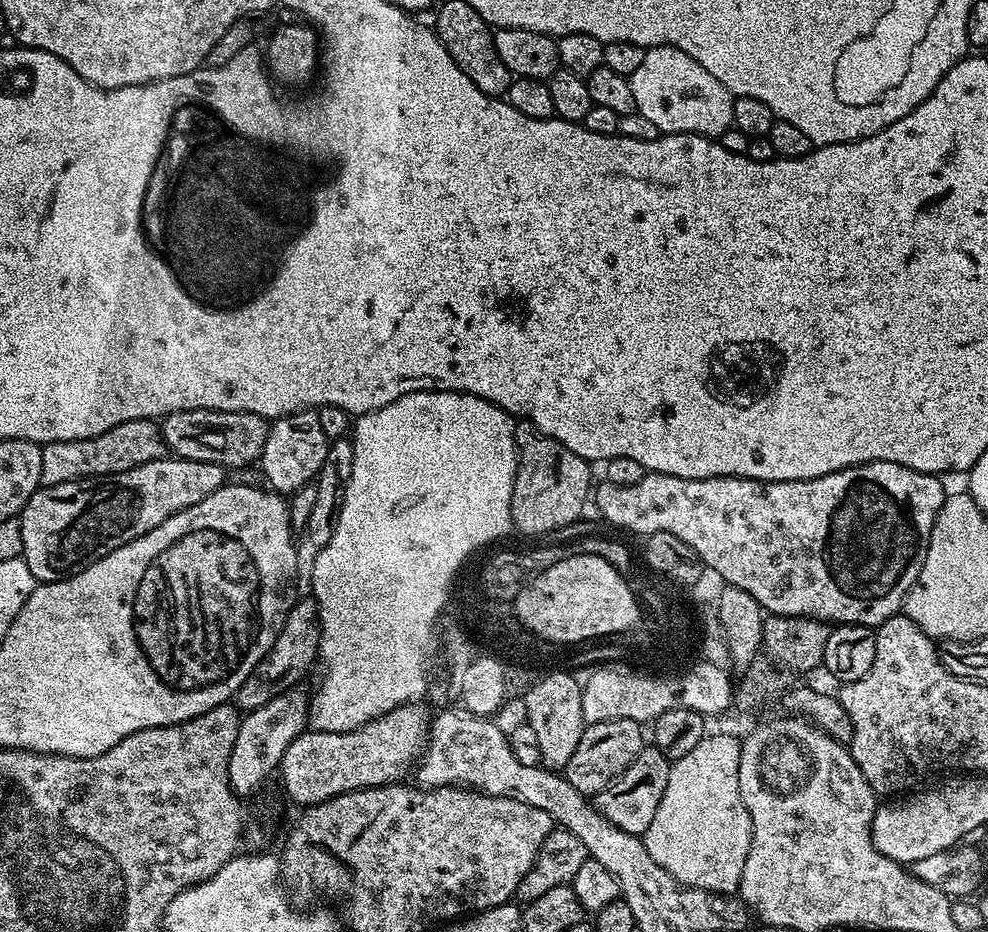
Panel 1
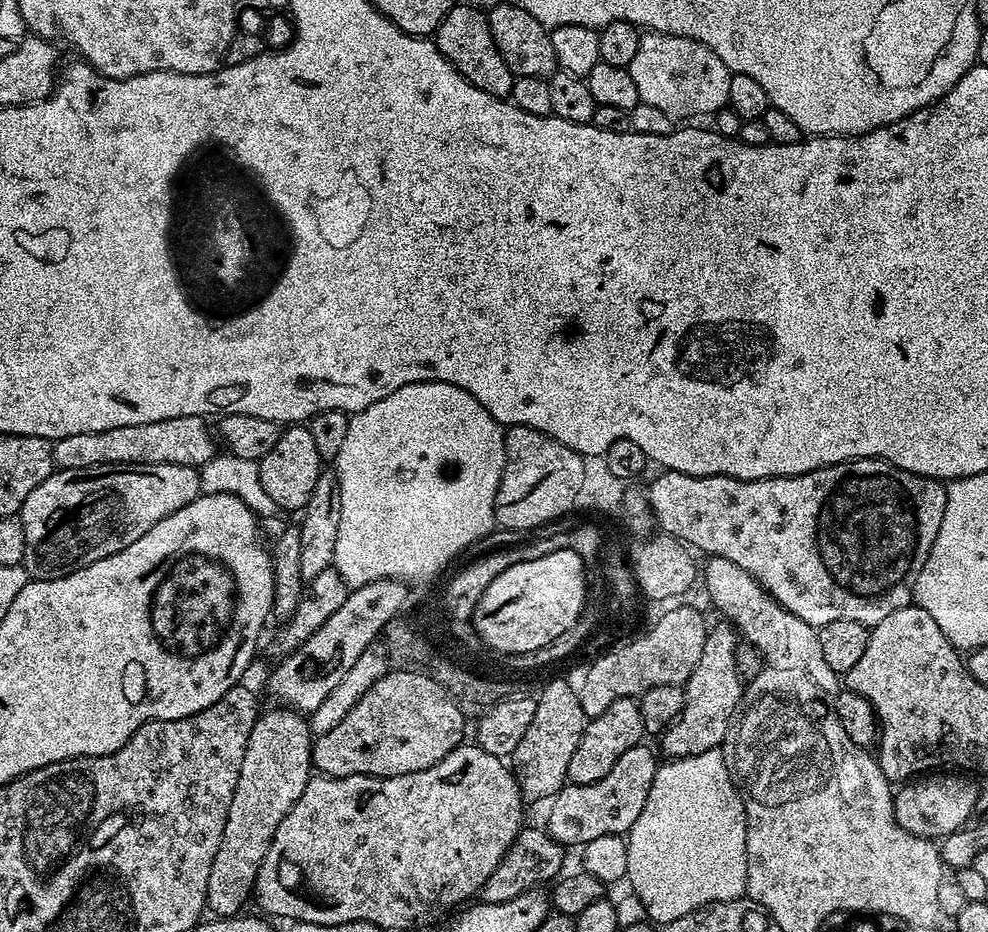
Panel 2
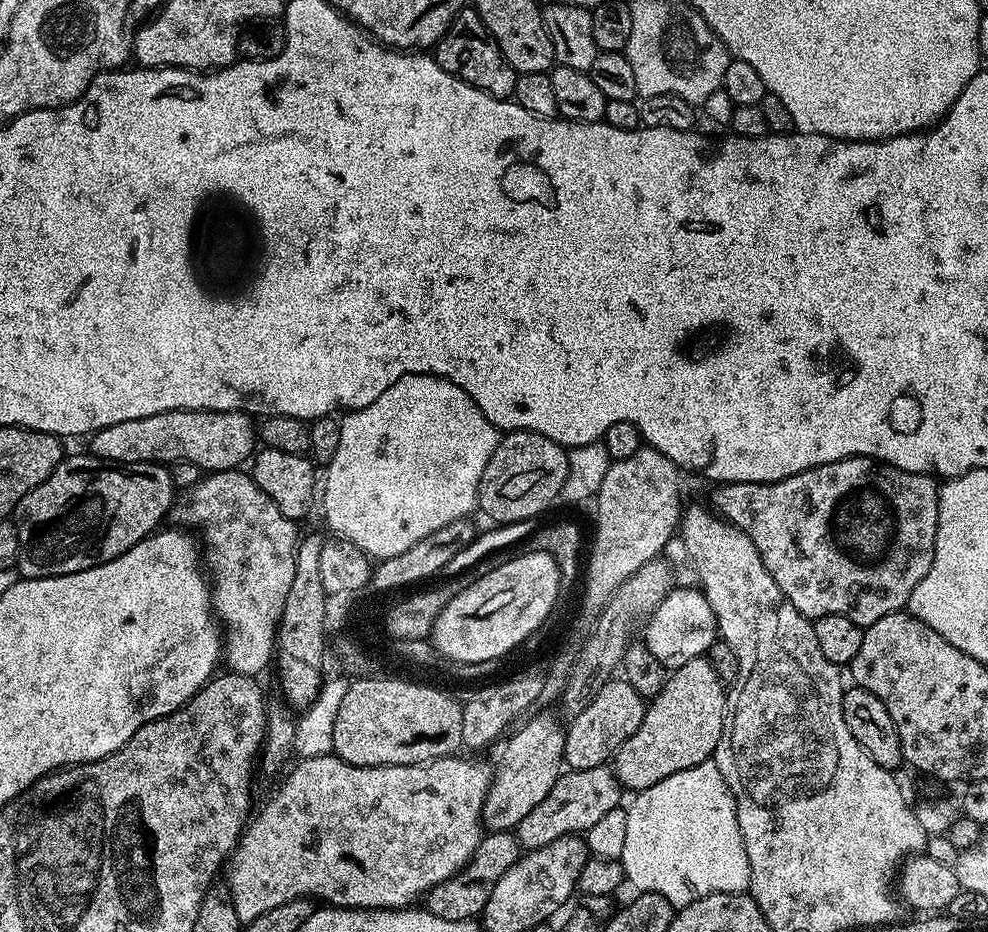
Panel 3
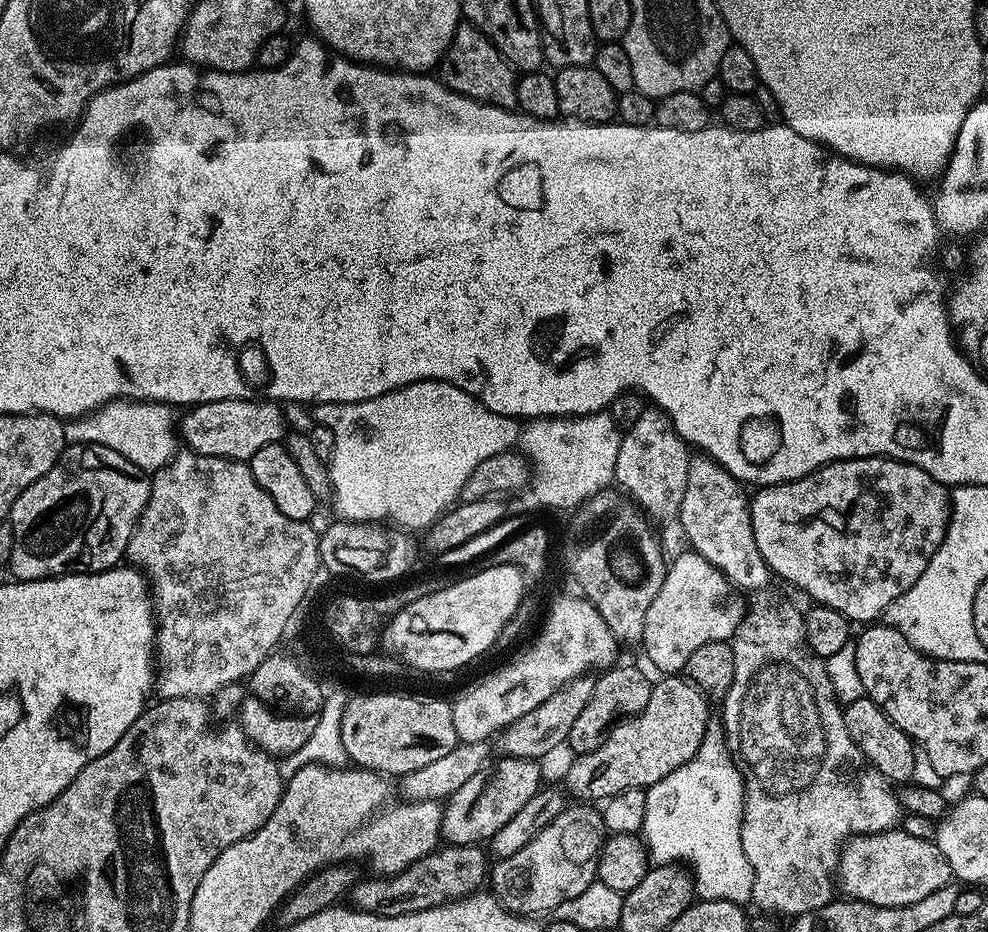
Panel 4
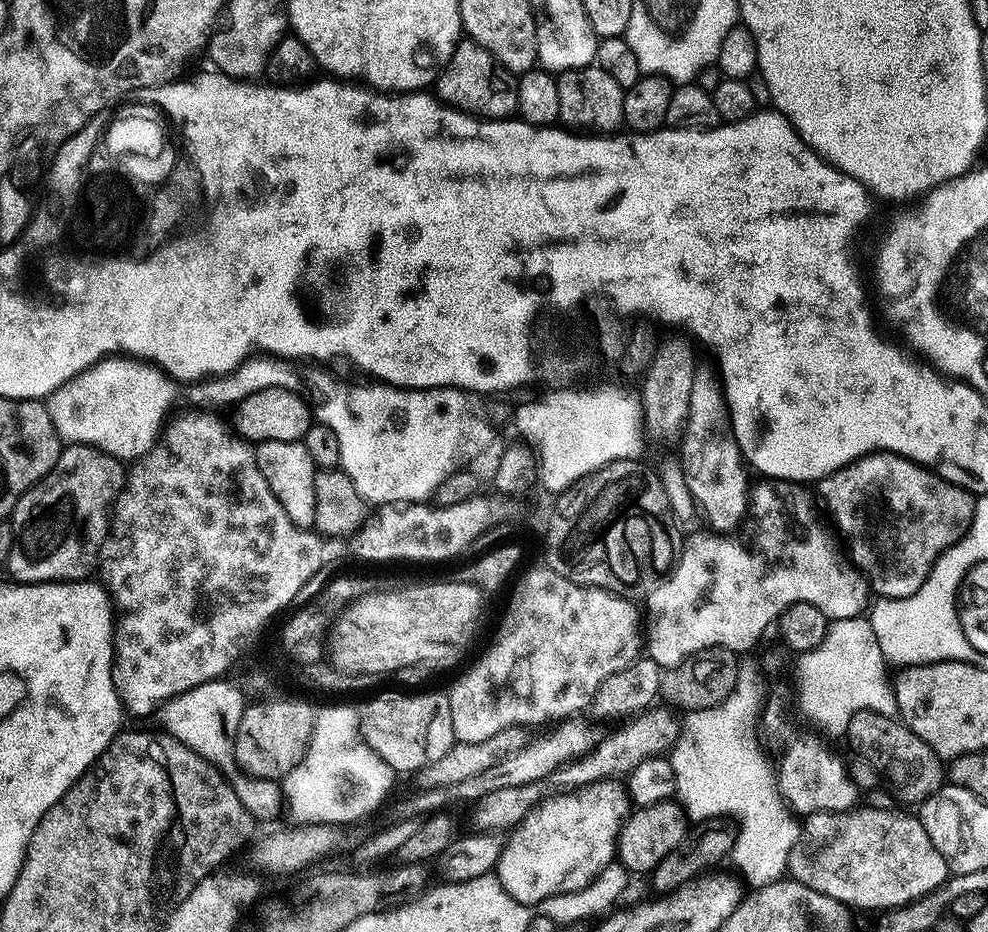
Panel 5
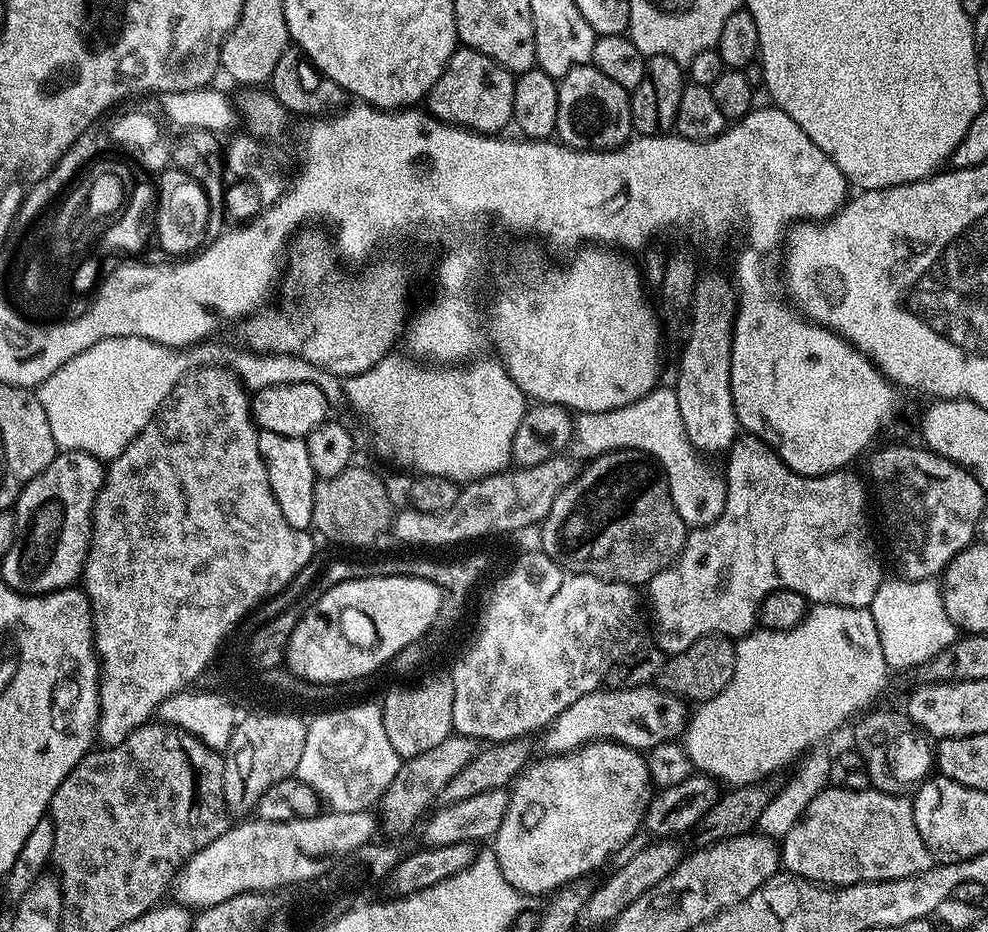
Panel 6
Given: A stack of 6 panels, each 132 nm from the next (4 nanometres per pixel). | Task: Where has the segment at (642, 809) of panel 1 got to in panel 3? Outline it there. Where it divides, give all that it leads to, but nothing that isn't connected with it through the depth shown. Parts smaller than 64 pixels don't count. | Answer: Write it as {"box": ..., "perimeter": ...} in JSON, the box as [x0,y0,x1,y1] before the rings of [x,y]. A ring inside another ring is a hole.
{"box":[514,767,622,849],"perimeter":[[[611,767],[565,771],[558,782],[554,782],[554,790],[550,790],[550,794],[546,794],[546,798],[542,798],[542,802],[538,802],[538,806],[534,806],[534,810],[516,825],[514,831],[521,849],[541,848],[563,836],[587,834],[594,822],[610,814],[610,810],[621,807],[620,792],[622,785]]]}

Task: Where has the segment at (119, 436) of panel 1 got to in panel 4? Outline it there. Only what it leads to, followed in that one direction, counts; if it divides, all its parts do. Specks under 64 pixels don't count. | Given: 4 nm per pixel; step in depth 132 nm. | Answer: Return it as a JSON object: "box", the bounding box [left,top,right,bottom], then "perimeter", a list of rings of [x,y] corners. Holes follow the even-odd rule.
{"box":[178,399,285,461],"perimeter":[[[271,399],[248,400],[219,400],[209,404],[197,404],[189,407],[188,412],[178,424],[178,436],[184,440],[189,449],[199,456],[217,456],[227,460],[251,461],[262,446],[279,444],[285,439],[284,412],[279,403]]]}

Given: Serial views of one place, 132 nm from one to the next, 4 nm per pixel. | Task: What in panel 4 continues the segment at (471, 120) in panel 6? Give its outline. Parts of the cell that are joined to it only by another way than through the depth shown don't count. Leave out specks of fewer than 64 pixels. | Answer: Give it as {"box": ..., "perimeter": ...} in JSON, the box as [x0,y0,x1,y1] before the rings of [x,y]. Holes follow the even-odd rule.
{"box":[438,27,517,110],"perimeter":[[[474,27],[456,29],[452,45],[438,65],[438,76],[453,92],[479,100],[481,104],[493,104],[495,108],[509,110],[516,108],[517,73],[504,55]]]}

